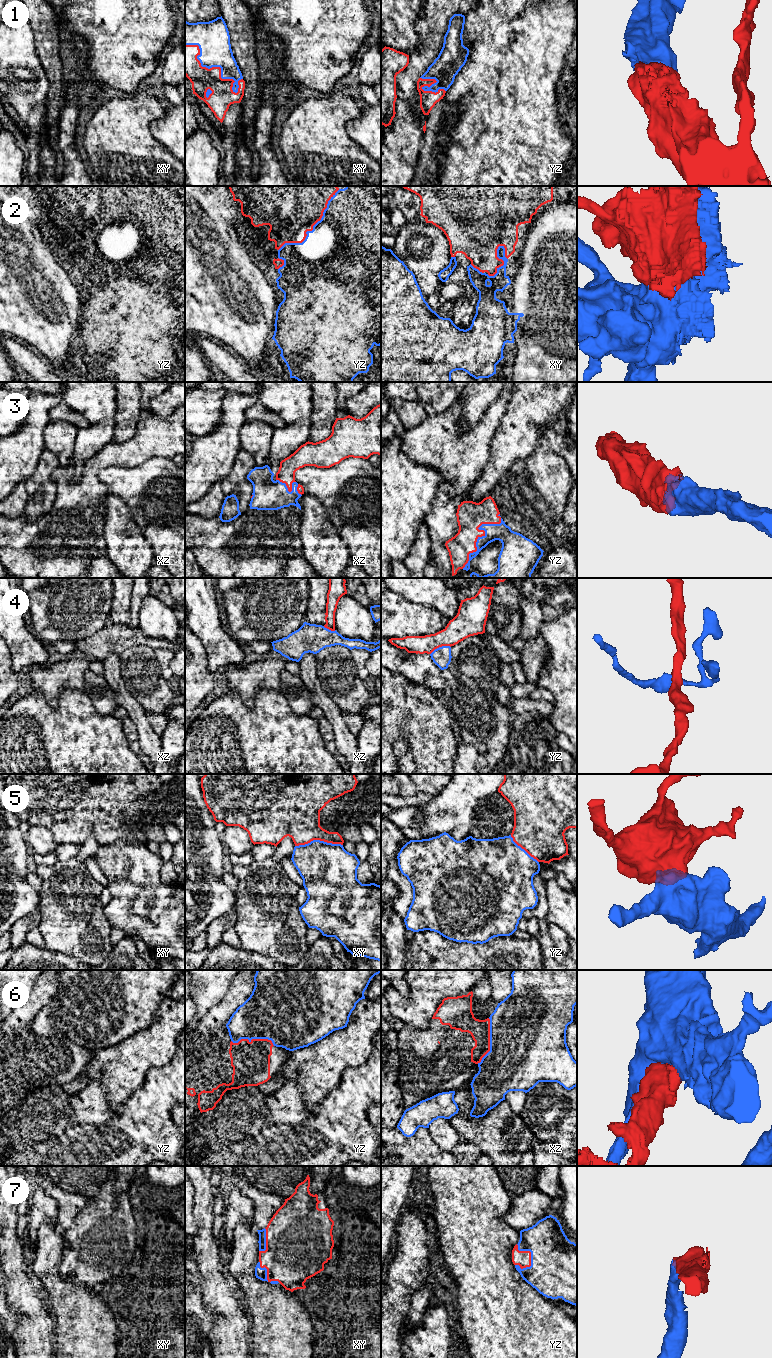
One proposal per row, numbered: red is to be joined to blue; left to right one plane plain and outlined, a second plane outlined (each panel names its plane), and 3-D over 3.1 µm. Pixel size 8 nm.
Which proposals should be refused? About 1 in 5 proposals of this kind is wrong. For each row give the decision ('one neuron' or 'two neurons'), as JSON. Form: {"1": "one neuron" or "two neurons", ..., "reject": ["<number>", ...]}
{"1": "one neuron", "2": "two neurons", "3": "one neuron", "4": "two neurons", "5": "two neurons", "6": "two neurons", "7": "one neuron", "reject": ["2", "4", "5", "6"]}

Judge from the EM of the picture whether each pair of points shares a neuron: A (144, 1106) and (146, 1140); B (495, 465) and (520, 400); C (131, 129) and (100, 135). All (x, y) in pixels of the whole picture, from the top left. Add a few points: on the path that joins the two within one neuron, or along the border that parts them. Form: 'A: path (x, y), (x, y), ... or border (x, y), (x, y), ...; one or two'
A: path (146, 1114), (146, 1132); one
B: path (505, 449), (518, 435), (520, 416); one
C: path (123, 129), (117, 135), (108, 135); one

